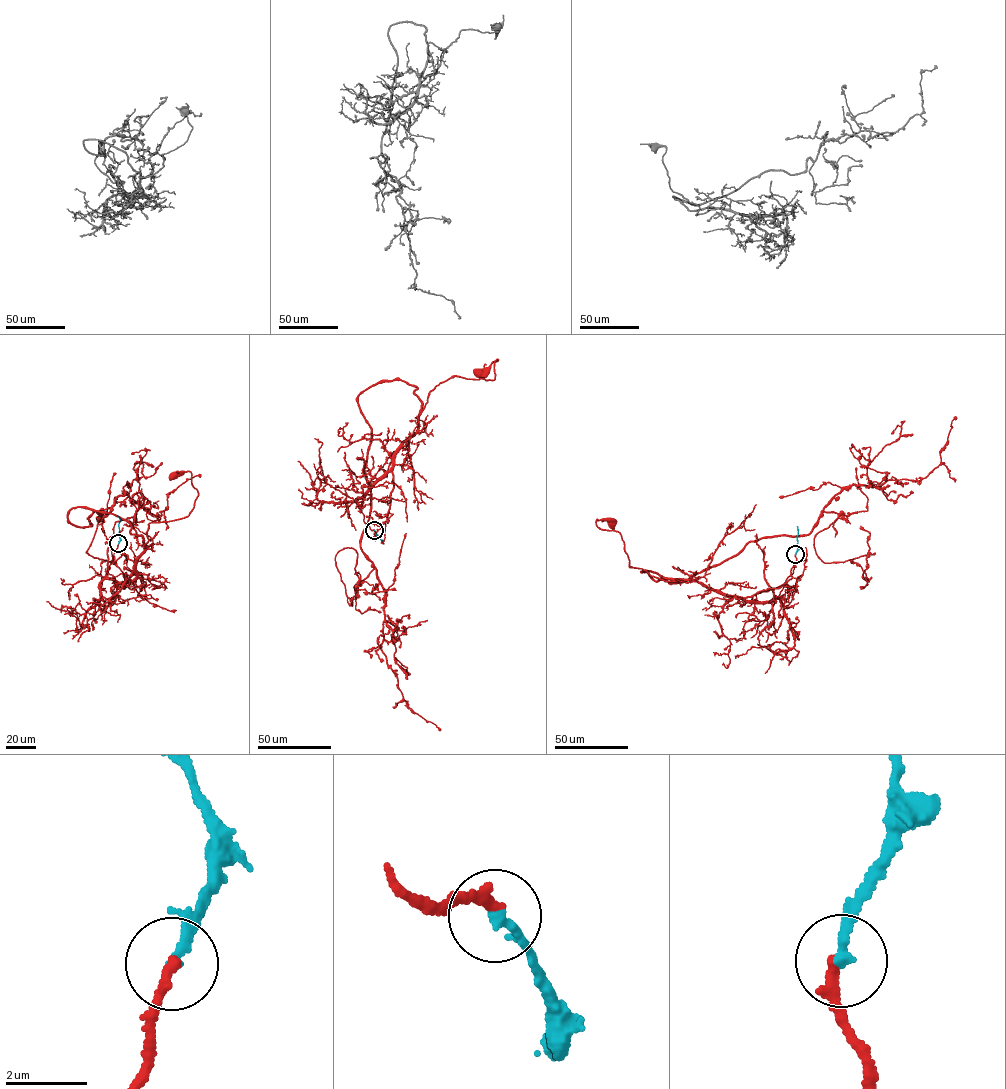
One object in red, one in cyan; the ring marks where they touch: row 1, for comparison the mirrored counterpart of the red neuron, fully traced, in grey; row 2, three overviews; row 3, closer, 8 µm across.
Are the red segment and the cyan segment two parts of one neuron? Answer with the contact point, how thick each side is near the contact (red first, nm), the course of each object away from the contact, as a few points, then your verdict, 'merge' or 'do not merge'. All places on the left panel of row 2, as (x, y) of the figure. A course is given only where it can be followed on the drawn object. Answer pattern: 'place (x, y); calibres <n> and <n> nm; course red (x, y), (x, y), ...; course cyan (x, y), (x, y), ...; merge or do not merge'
place (118, 543); calibres 280 and 280 nm; course red (118, 543), (105, 576), (122, 583), (136, 575), (148, 524), (192, 509), (198, 494), (191, 473), (173, 475); course cyan (118, 543), (120, 519), (117, 515); merge

